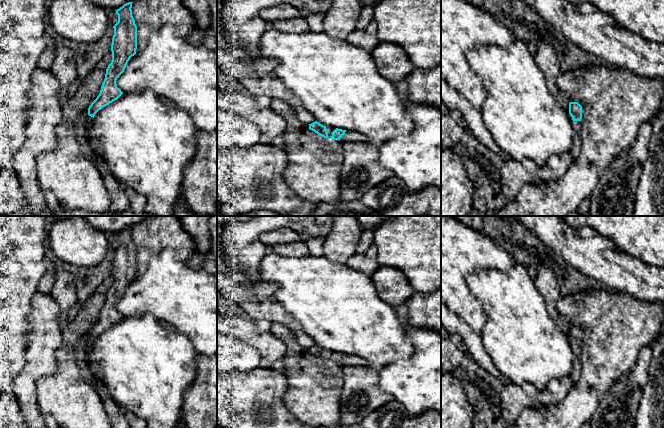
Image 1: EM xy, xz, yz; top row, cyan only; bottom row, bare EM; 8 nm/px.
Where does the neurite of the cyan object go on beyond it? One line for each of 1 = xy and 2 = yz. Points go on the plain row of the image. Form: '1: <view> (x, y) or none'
1: xy (117, 418)
2: yz (577, 367)

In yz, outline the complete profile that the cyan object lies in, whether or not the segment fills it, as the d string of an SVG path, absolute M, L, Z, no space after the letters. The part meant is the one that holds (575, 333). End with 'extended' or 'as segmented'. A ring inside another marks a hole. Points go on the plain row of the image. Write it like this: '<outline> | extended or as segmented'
M570 326L569 327L569 338L571 340L572 350L574 353L573 357L573 369L571 373L572 383L577 384L581 373L582 373L582 365L581 365L581 343L582 343L582 330L578 326Z | extended

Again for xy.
M128 226L115 234L118 239L118 246L113 250L114 259L111 268L112 285L106 293L105 303L99 319L88 332L89 341L85 347L86 355L84 360L91 376L100 385L98 393L110 418L111 428L130 427L121 407L112 398L104 383L91 372L88 352L91 350L95 338L99 334L117 324L123 318L117 311L116 304L124 296L128 285L136 278L137 273L137 250L132 240L132 227Z | extended

